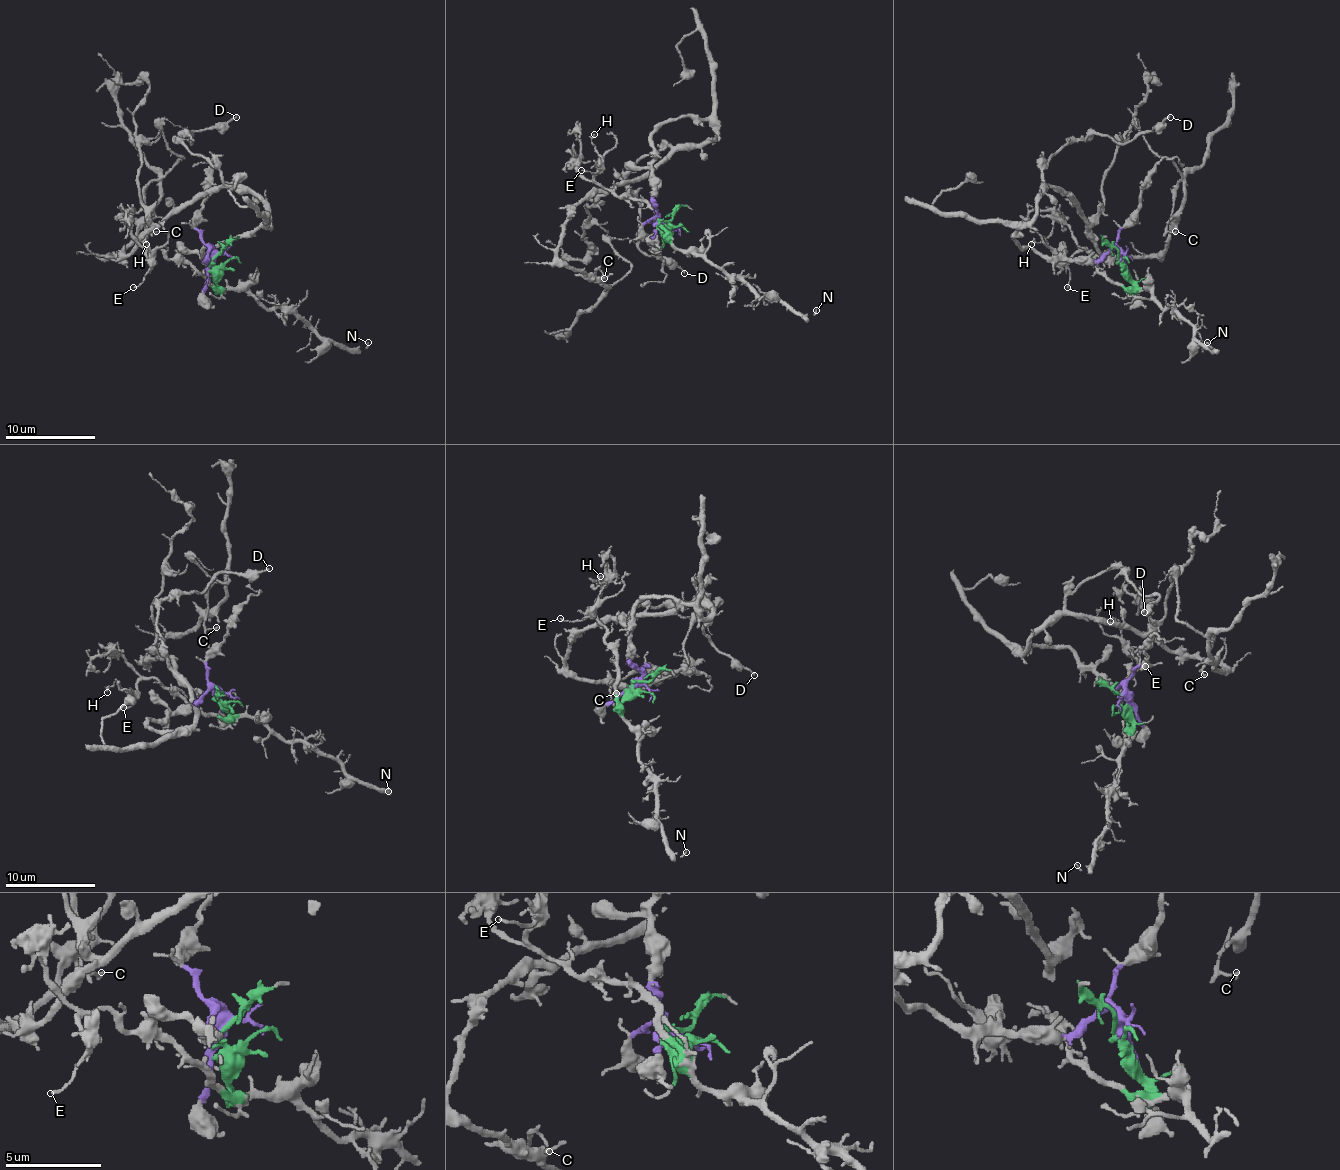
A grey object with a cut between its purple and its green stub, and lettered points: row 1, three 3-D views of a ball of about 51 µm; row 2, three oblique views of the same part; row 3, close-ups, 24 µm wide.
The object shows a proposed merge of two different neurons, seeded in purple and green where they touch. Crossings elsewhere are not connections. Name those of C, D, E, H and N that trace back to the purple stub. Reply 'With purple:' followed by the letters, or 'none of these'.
With purple: C, D

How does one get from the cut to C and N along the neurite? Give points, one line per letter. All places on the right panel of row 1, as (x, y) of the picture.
C: (1119, 260), (1047, 260), (1013, 237), (1047, 188), (1103, 253), (1153, 255), (1175, 231)
N: (1119, 260), (1137, 287), (1146, 287), (1162, 307), (1173, 307), (1193, 327), (1193, 336), (1211, 348), (1207, 343)

